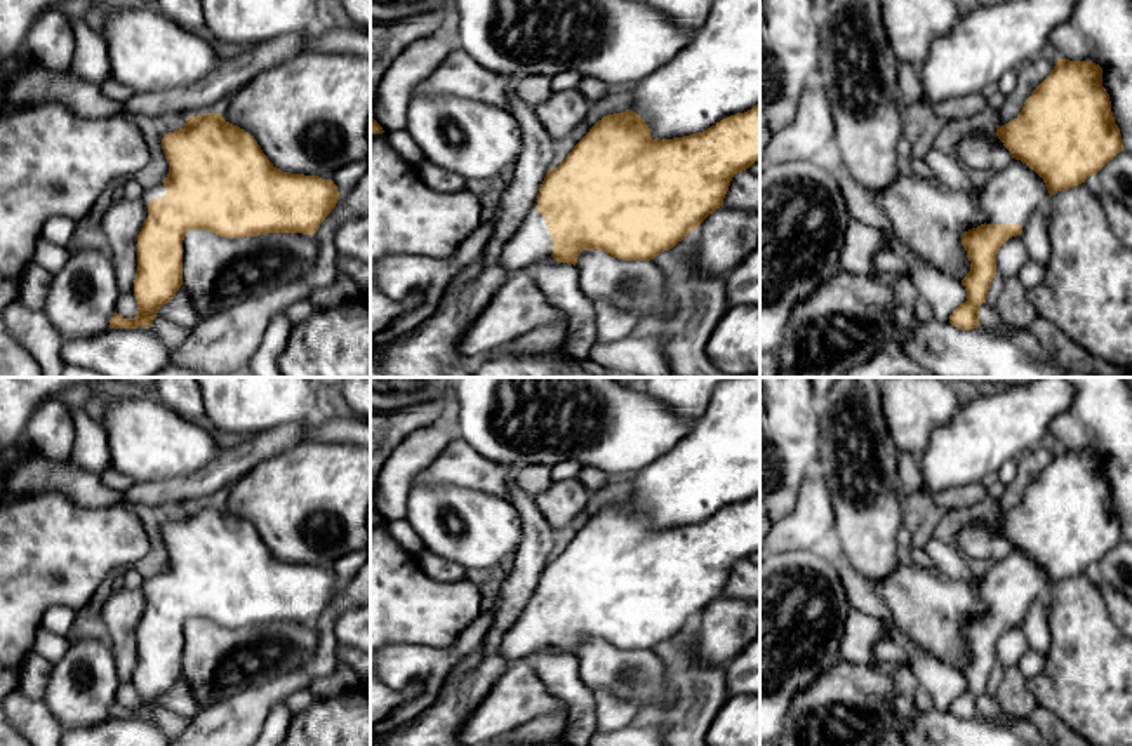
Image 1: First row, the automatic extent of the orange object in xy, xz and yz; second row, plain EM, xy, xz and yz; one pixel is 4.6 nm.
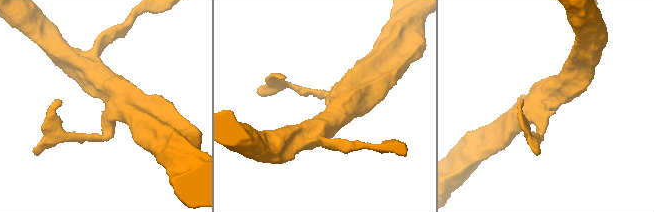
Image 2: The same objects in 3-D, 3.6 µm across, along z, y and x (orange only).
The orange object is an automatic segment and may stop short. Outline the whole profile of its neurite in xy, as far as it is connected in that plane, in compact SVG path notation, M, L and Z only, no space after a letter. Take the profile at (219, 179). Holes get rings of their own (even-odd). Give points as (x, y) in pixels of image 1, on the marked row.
M221 113L188 117L183 129L163 136L162 150L169 174L141 196L144 223L136 243L134 280L139 311L134 318L123 318L115 311L110 329L151 327L158 310L183 285L183 240L190 230L207 230L224 238L266 233L313 235L339 200L332 179L282 172L268 160L254 136L226 122Z

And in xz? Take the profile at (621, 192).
M760 104L722 118L708 130L673 139L652 139L645 120L631 110L607 115L589 129L556 169L548 170L532 209L501 252L501 266L508 273L527 271L546 257L576 266L579 254L593 249L623 261L650 261L673 249L709 214L723 207L732 177L758 160Z

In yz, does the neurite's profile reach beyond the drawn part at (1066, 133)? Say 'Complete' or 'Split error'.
Split error

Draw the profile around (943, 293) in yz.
M835 153L826 158L826 163L842 186L850 217L875 226L887 235L890 250L908 263L908 276L915 283L918 296L929 303L934 320L949 322L949 315L967 301L967 290L962 282L922 261L894 235L889 217L876 207L875 200Z

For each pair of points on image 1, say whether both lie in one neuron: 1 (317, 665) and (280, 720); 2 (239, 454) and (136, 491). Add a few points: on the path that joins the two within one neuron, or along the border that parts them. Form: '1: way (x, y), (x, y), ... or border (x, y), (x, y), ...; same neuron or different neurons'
1: border (284, 701), (270, 710), (261, 727); different neurons
2: way (213, 480), (190, 491), (162, 491); same neuron

